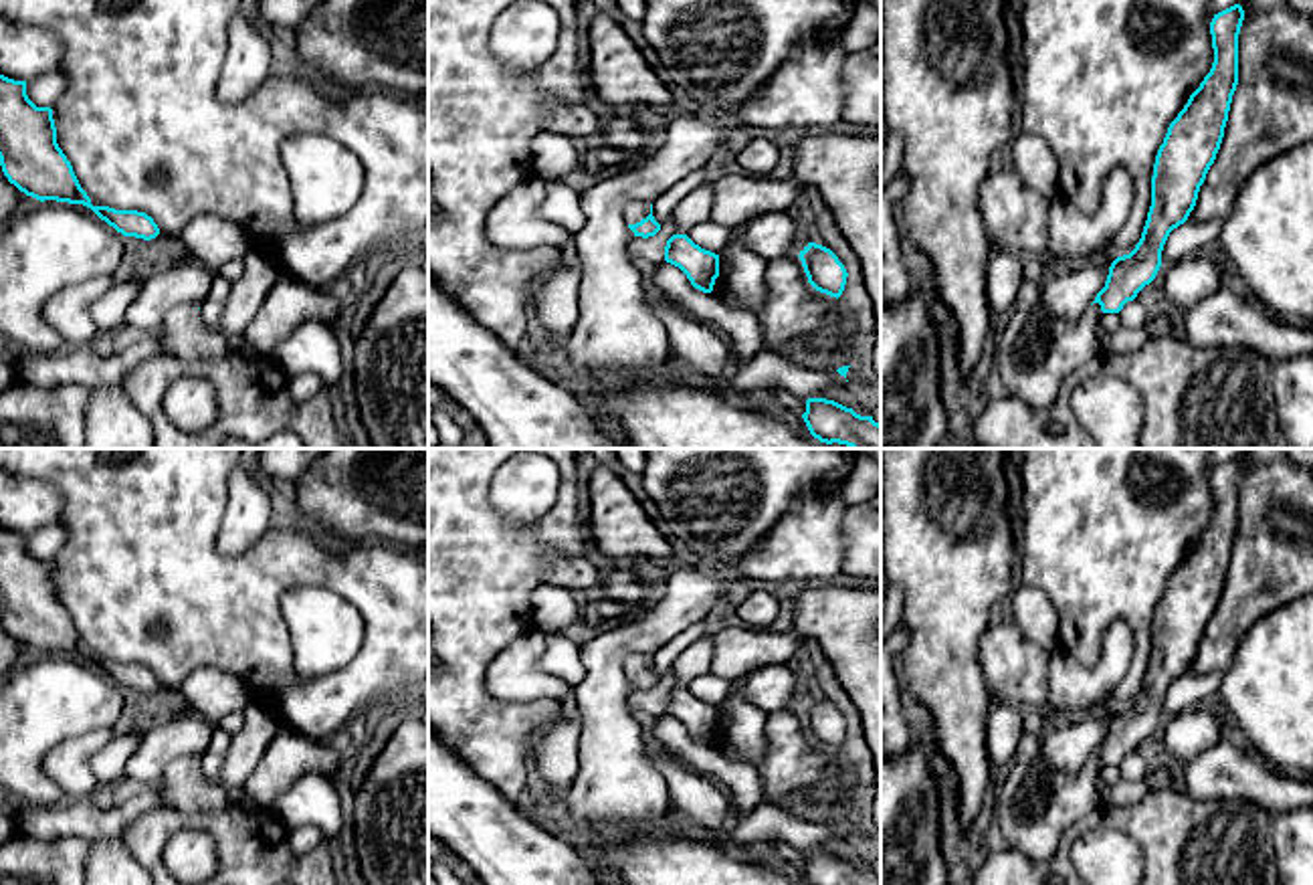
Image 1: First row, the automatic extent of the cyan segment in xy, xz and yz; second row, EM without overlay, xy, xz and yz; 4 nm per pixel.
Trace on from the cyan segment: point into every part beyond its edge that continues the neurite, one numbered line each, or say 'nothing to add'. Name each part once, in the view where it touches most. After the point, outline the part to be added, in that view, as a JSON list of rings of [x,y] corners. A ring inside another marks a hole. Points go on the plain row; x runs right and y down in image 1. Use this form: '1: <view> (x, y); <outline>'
1: xz (633, 663); [[[628,655],[624,659],[624,673],[626,677],[636,677],[650,667],[648,655]]]

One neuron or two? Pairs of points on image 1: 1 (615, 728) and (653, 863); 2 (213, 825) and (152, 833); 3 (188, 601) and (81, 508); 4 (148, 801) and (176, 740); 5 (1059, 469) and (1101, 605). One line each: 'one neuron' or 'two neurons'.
1: two neurons
2: one neuron
3: one neuron
4: two neurons
5: one neuron

